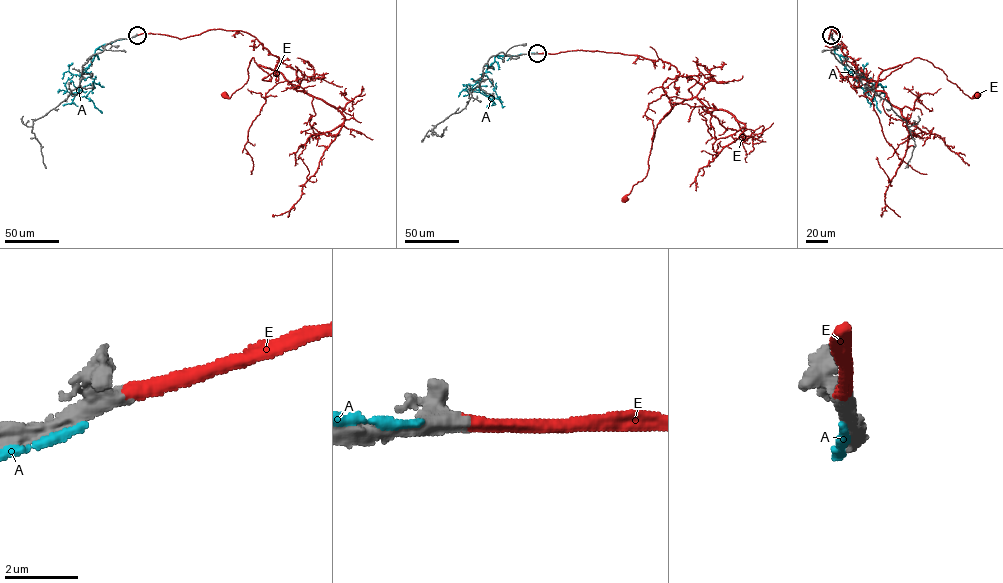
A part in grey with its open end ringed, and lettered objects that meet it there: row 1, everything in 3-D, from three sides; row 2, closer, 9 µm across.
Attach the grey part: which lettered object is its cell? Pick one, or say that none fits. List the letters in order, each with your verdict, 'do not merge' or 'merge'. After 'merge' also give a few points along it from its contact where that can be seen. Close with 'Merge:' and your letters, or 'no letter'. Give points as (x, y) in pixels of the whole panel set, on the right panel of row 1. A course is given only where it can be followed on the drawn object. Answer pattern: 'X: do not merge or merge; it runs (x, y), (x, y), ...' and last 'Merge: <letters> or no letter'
A: do not merge
E: merge; it runs (832, 35), (831, 29), (837, 33), (862, 79), (883, 79), (919, 57), (964, 94), (977, 95)
Merge: E

